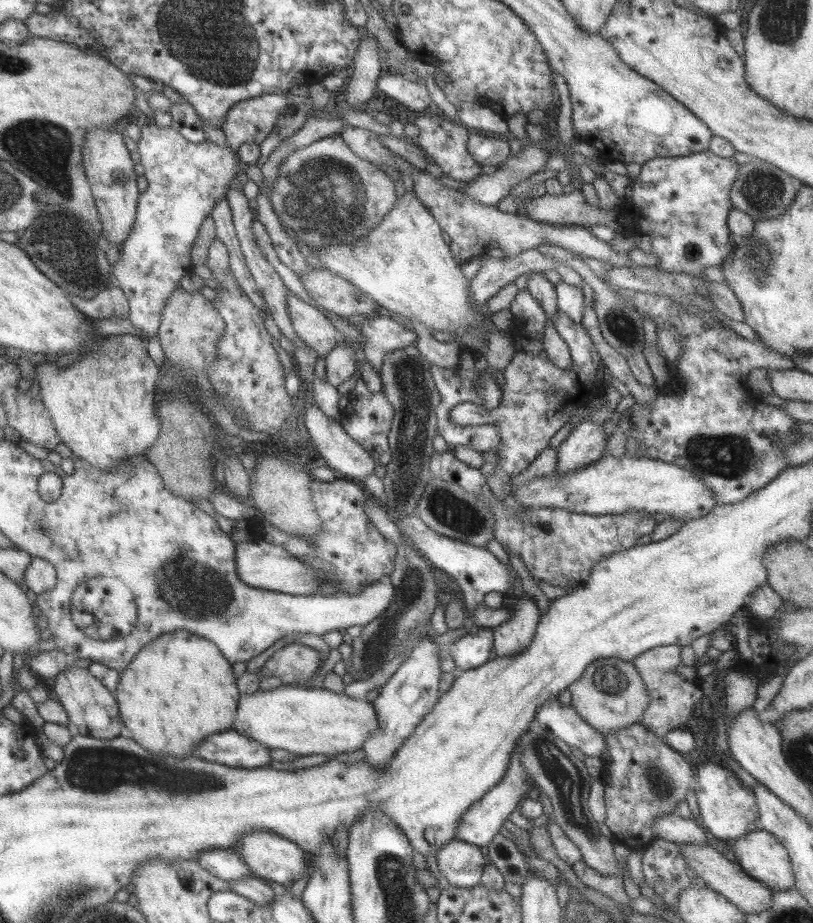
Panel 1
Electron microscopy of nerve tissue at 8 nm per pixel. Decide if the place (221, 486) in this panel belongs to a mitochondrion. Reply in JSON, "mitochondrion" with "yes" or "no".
{"mitochondrion":"no"}

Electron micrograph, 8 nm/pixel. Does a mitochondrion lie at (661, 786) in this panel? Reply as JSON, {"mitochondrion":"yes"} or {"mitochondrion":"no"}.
{"mitochondrion":"yes"}

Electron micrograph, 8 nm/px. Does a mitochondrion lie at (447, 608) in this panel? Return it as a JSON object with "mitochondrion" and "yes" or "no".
{"mitochondrion":"no"}

